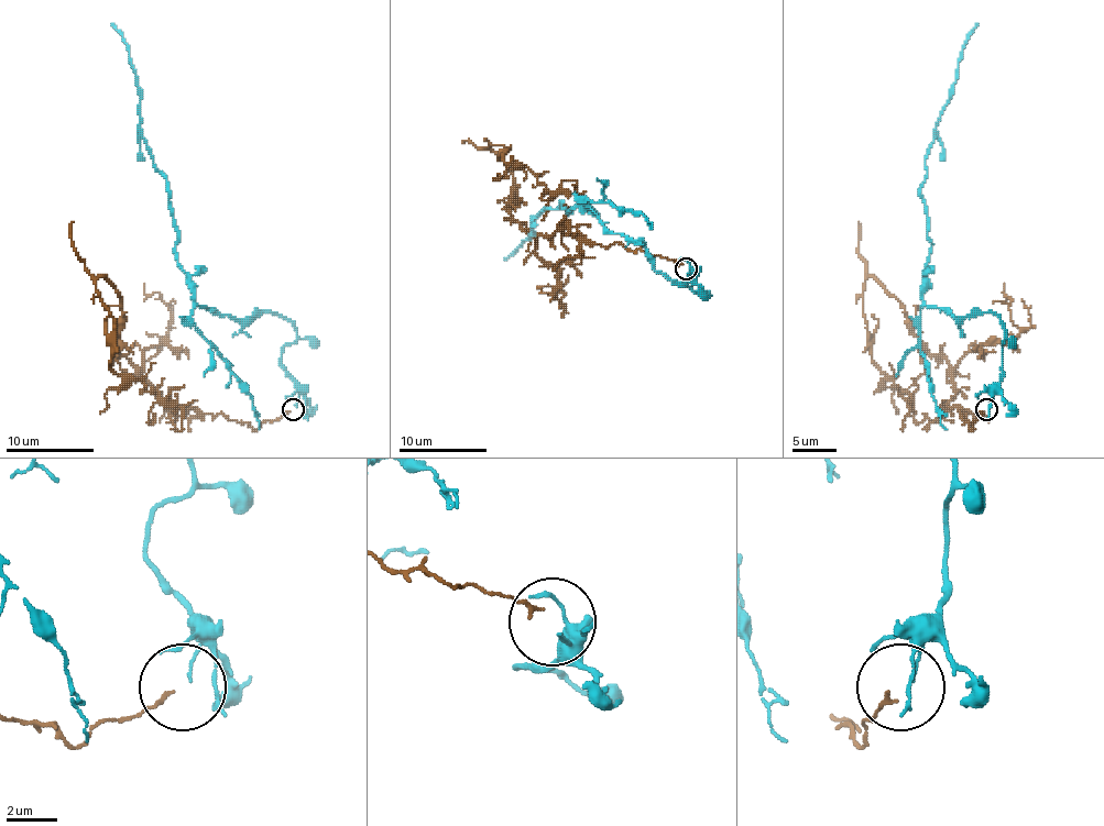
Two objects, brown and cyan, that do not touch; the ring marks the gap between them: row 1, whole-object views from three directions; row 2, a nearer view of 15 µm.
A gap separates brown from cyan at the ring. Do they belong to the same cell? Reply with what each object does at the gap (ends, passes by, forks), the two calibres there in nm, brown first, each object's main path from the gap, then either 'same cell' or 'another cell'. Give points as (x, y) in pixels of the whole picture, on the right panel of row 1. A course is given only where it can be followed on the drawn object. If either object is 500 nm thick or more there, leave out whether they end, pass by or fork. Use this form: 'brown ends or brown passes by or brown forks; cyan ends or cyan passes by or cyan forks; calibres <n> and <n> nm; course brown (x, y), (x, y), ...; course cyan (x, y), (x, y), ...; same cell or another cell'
brown ends; cyan ends; calibres 160 and 90 nm; course brown (982, 411), (971, 429), (947, 407), (953, 370), (870, 277), (872, 361), (911, 396), (918, 425), (938, 418); course cyan (991, 407), (1004, 326), (991, 312), (962, 319), (922, 301), (931, 251), (920, 184), (966, 34), (977, 23); same cell

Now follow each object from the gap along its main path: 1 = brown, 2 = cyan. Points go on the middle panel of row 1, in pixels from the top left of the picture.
1: (682, 264), (561, 229), (533, 235), (513, 218), (515, 178), (491, 145), (550, 194), (542, 220)
2: (689, 273), (674, 284), (689, 286), (588, 205), (568, 213), (561, 202), (504, 260)

